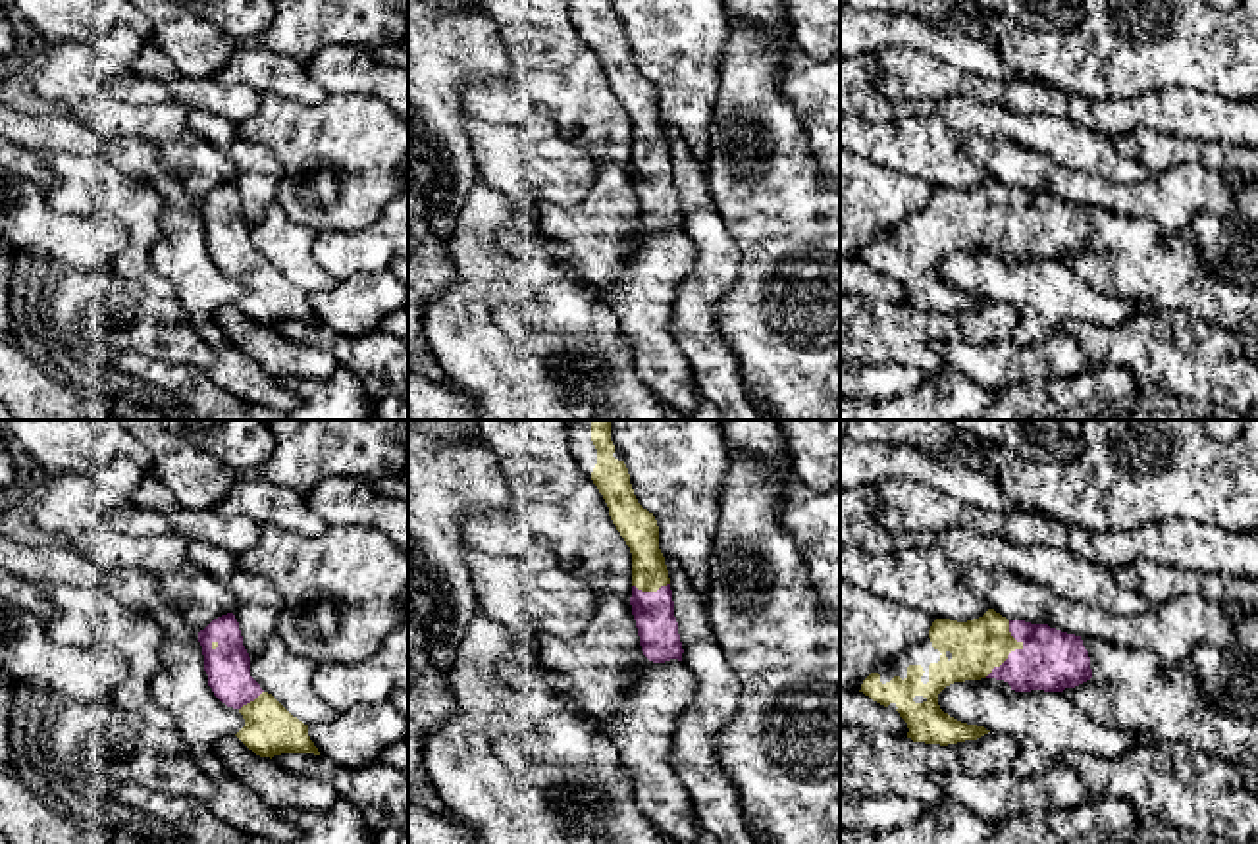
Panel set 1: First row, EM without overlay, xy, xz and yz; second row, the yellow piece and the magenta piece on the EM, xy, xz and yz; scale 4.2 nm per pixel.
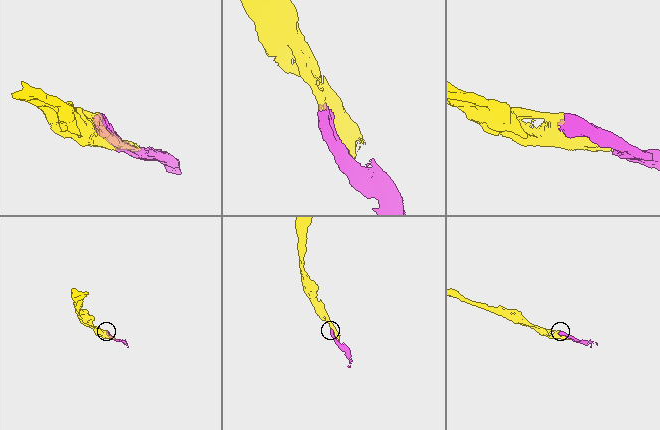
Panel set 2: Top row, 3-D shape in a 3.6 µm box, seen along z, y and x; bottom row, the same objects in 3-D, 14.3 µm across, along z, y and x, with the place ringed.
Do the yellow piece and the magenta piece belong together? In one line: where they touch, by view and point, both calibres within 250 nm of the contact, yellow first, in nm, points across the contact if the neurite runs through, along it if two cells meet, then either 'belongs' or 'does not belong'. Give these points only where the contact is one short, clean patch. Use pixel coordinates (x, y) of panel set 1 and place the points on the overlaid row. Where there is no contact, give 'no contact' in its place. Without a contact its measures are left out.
yz (1016, 648) | 220/260 nm | belongs

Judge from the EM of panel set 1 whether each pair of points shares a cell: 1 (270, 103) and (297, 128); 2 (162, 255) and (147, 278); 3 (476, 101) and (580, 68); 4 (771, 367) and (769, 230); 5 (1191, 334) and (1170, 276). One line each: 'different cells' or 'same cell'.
1: same cell
2: different cells
3: same cell
4: same cell
5: different cells

